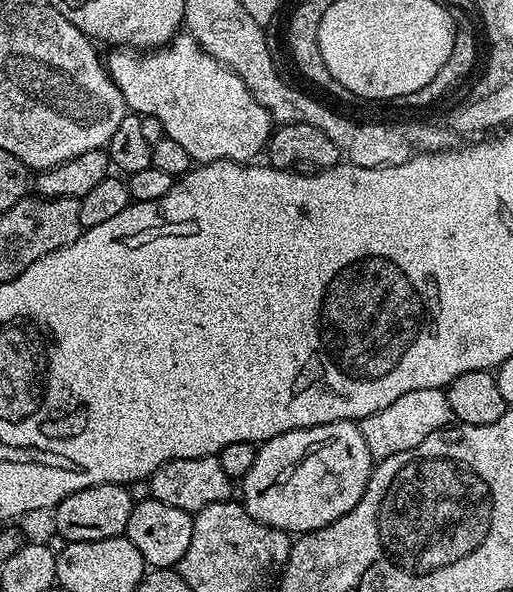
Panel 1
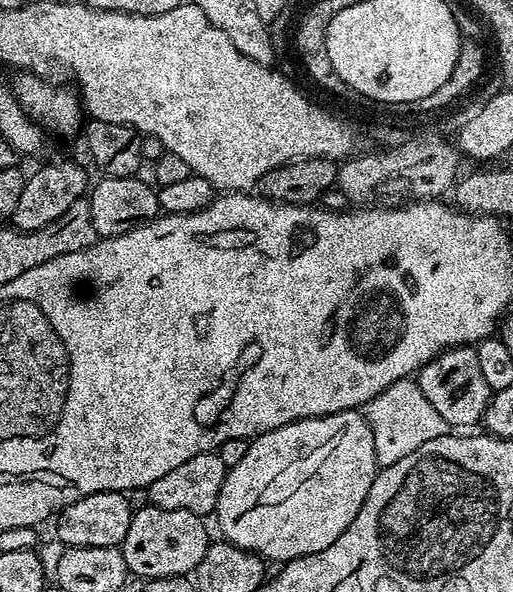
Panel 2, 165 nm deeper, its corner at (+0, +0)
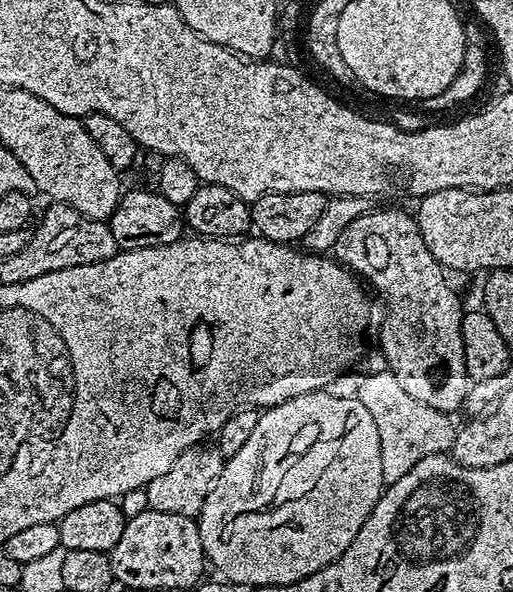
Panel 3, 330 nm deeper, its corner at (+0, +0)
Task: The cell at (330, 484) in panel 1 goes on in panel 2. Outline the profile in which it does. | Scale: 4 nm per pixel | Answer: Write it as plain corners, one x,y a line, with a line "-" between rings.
363,411
330,412
326,416
310,416
303,420
294,420
291,424
283,424
280,428
271,428
269,432
259,433
249,443
246,454
240,459
238,466
230,468
224,476
222,490
218,494
214,519
220,523
220,528
224,531
223,539
227,543
234,544
238,548
245,548
248,552
254,552
268,562
271,560
280,560
279,562
296,560
300,556
309,556
318,550
326,550
326,546
333,544
348,529
350,522
356,517
358,510
368,497
368,491
376,481
377,471
374,438
368,421
364,419

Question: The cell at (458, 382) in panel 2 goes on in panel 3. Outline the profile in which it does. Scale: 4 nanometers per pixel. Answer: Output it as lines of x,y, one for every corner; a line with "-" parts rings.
380,208
377,212
361,211
354,218
354,222
350,222
350,226
346,226
346,230
342,230
334,249
334,256
341,265
346,266
347,271
355,274
363,283
365,280
380,295
380,300
384,303
384,317
380,320
380,352
384,355
385,362
388,363
385,364
387,371
392,372
394,378
398,378
398,383
406,389
406,394
410,394
413,398
418,398
418,402
426,402
426,406
434,406
434,410
439,412
456,414
459,408
463,409
470,387
468,371
466,370
466,354
462,346
462,322
464,321
466,308
465,305
460,305
460,300
456,297
455,290
448,285
448,280
444,277
447,276
445,269
441,268
439,262
434,258
434,254
430,254
426,242
422,242
422,234
415,215
411,211
403,212
400,208

